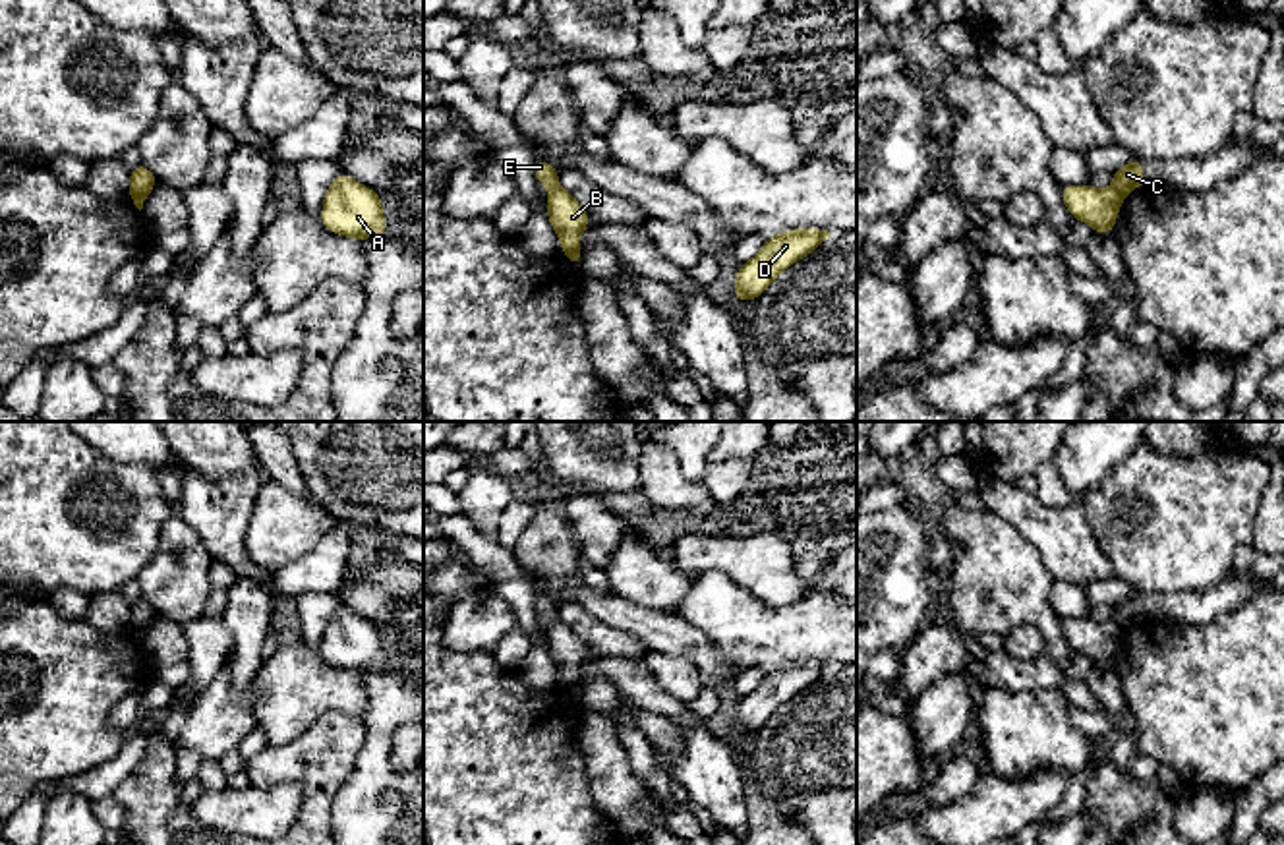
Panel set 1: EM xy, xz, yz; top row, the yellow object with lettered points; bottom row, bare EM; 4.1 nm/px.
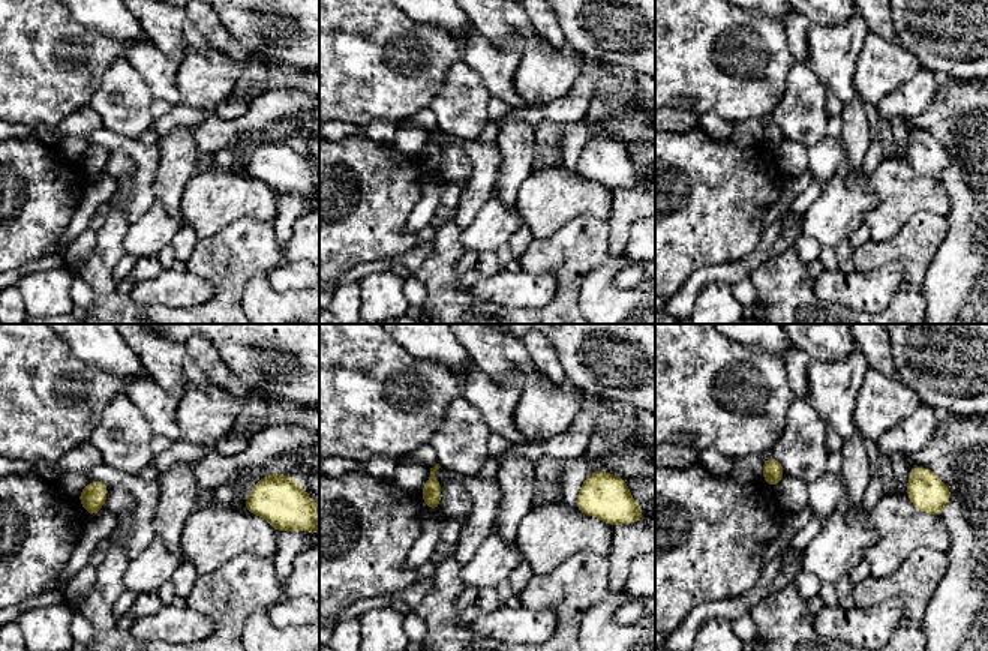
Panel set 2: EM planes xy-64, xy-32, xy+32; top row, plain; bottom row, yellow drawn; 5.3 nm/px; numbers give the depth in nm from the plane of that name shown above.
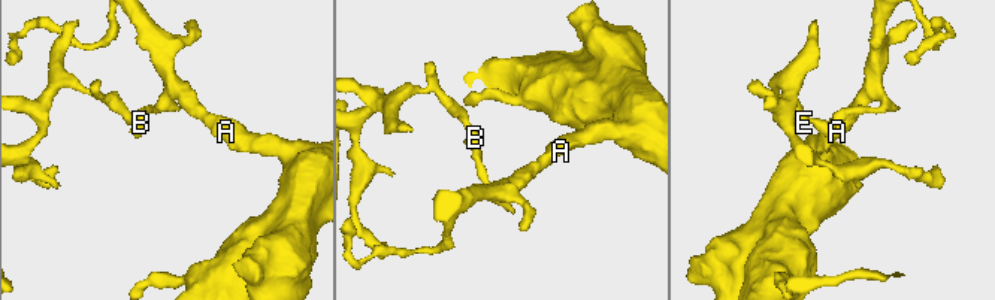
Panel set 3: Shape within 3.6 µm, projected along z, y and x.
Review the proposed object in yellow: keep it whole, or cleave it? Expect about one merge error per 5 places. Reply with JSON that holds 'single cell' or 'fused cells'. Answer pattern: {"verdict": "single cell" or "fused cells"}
{"verdict": "fused cells"}

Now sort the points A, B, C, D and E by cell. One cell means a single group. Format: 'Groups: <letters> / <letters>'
Groups: A C D / B E

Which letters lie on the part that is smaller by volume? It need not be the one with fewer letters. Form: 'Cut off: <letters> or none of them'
Cut off: B, E

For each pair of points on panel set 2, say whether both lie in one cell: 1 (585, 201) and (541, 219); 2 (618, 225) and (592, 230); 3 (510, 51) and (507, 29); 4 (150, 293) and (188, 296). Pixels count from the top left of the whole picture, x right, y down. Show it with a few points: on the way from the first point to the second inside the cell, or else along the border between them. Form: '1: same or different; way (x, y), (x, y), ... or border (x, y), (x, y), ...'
1: same; way (574, 201), (559, 201), (552, 209)
2: different; border (607, 219), (609, 257), (604, 261)
3: different; border (476, 29), (498, 44), (526, 36)
4: same; way (159, 293), (179, 293)

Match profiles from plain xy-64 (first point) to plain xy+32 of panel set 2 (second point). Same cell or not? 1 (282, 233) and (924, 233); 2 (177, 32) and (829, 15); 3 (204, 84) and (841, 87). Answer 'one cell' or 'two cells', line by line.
1: two cells
2: one cell
3: two cells

